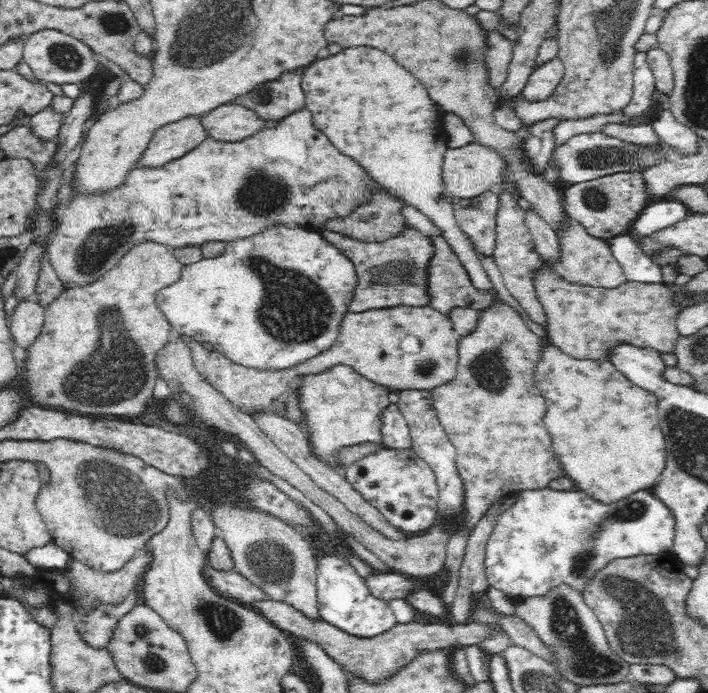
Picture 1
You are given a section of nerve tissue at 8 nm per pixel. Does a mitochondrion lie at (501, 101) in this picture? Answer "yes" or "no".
no

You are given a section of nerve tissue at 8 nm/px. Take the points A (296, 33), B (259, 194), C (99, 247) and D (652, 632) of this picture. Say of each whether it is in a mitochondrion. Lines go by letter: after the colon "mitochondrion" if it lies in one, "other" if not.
A: other
B: mitochondrion
C: mitochondrion
D: mitochondrion

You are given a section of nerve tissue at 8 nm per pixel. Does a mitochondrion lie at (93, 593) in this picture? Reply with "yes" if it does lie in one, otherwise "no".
no

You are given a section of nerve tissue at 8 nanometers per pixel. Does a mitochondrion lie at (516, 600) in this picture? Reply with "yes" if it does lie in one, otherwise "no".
no

